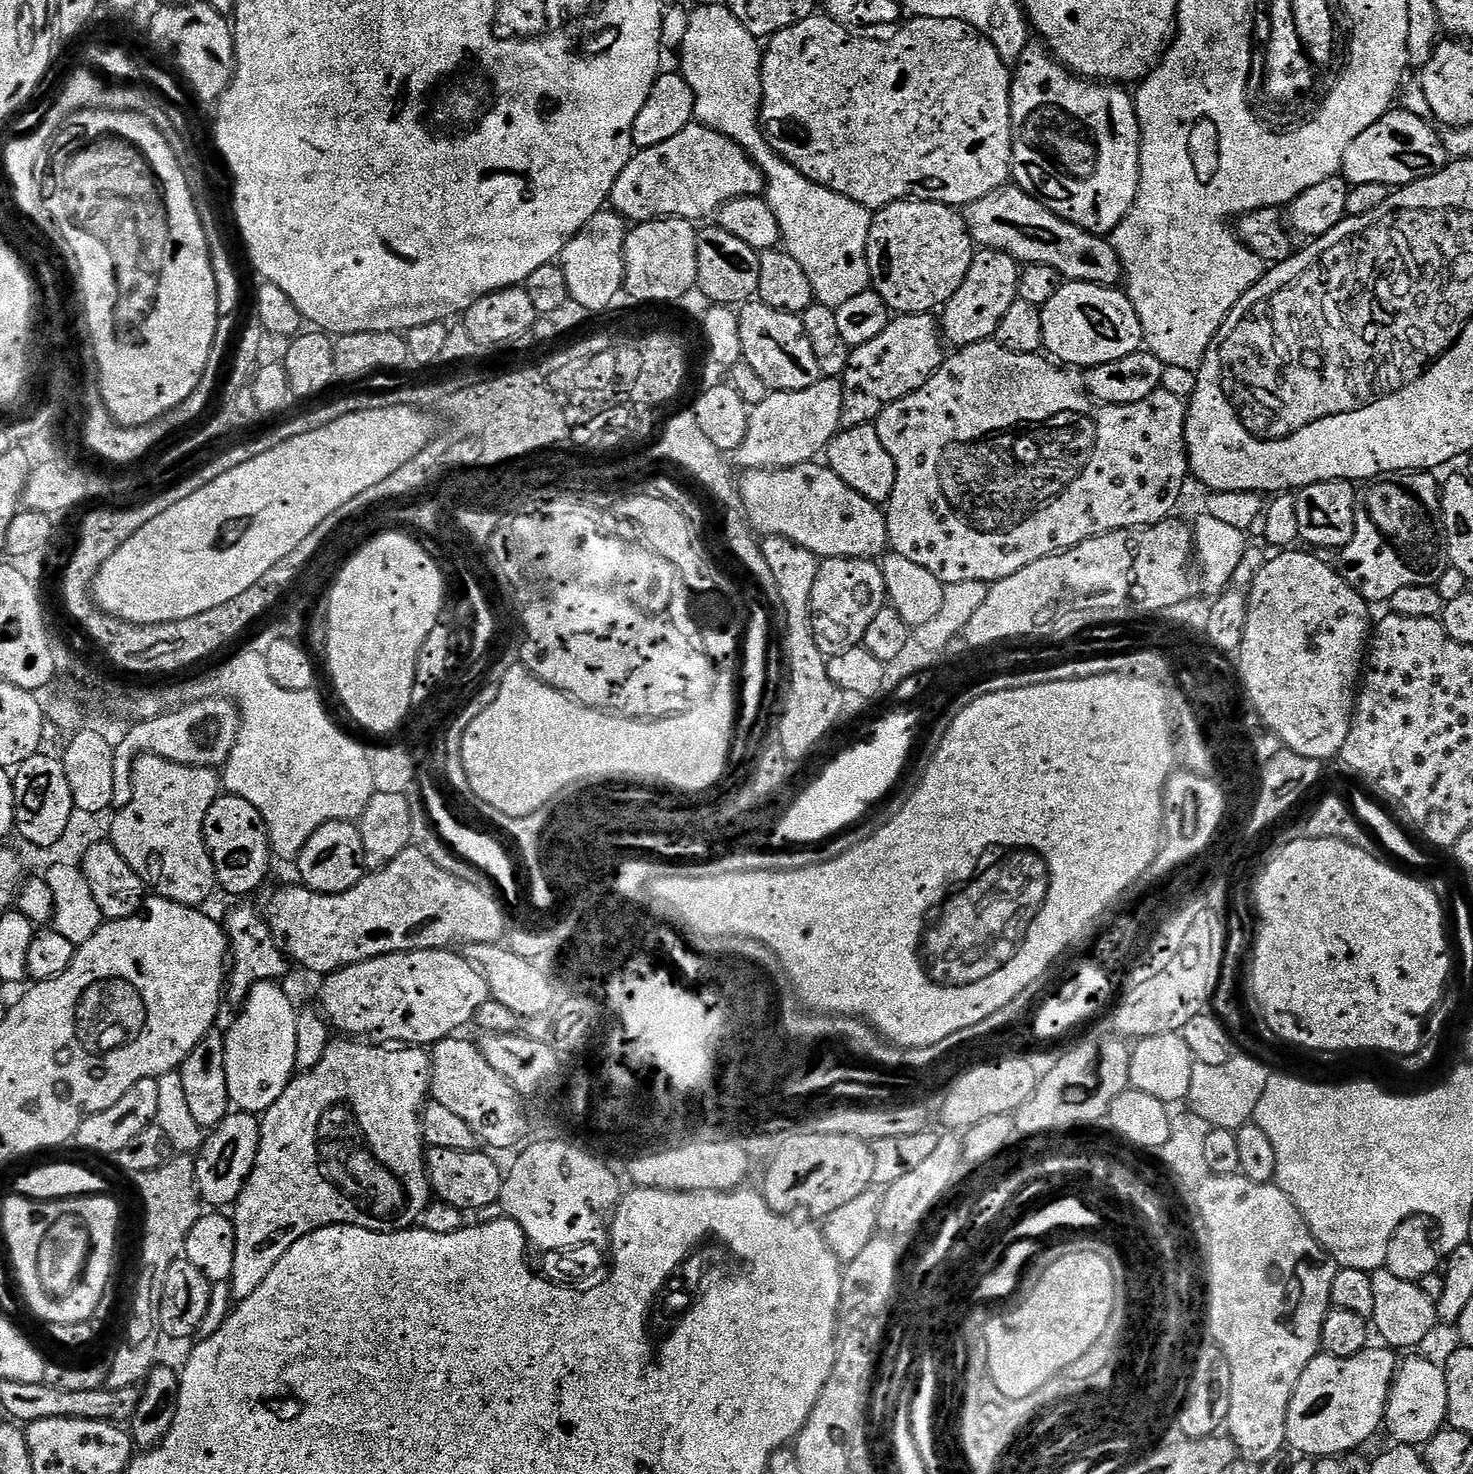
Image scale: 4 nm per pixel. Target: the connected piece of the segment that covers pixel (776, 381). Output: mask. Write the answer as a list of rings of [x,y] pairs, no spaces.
[[[749,302],[739,309],[743,363],[754,366],[758,378],[773,392],[806,390],[822,379],[810,338],[806,338],[803,319],[795,312],[774,310],[763,302]]]

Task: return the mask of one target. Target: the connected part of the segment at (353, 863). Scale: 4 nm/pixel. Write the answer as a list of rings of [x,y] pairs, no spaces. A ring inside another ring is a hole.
[[[351,820],[326,822],[303,841],[296,868],[300,871],[299,883],[322,894],[342,894],[350,890],[366,875],[364,847],[359,827]]]

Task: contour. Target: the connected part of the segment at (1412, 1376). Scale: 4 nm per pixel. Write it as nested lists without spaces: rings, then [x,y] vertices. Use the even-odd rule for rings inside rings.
[[[1412,1354],[1409,1360],[1401,1359],[1392,1380],[1388,1395],[1388,1405],[1384,1411],[1383,1427],[1400,1446],[1423,1446],[1445,1427],[1448,1419],[1448,1395],[1446,1394],[1446,1374],[1443,1367],[1424,1356]]]

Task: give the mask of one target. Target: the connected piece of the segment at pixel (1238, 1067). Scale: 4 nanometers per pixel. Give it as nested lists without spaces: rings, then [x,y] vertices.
[[[1236,1054],[1220,1066],[1208,1066],[1196,1062],[1186,1100],[1188,1104],[1192,1103],[1191,1112],[1212,1124],[1213,1129],[1235,1130],[1255,1117],[1258,1098],[1262,1098],[1269,1079],[1270,1071],[1268,1072],[1267,1066],[1252,1056]]]

